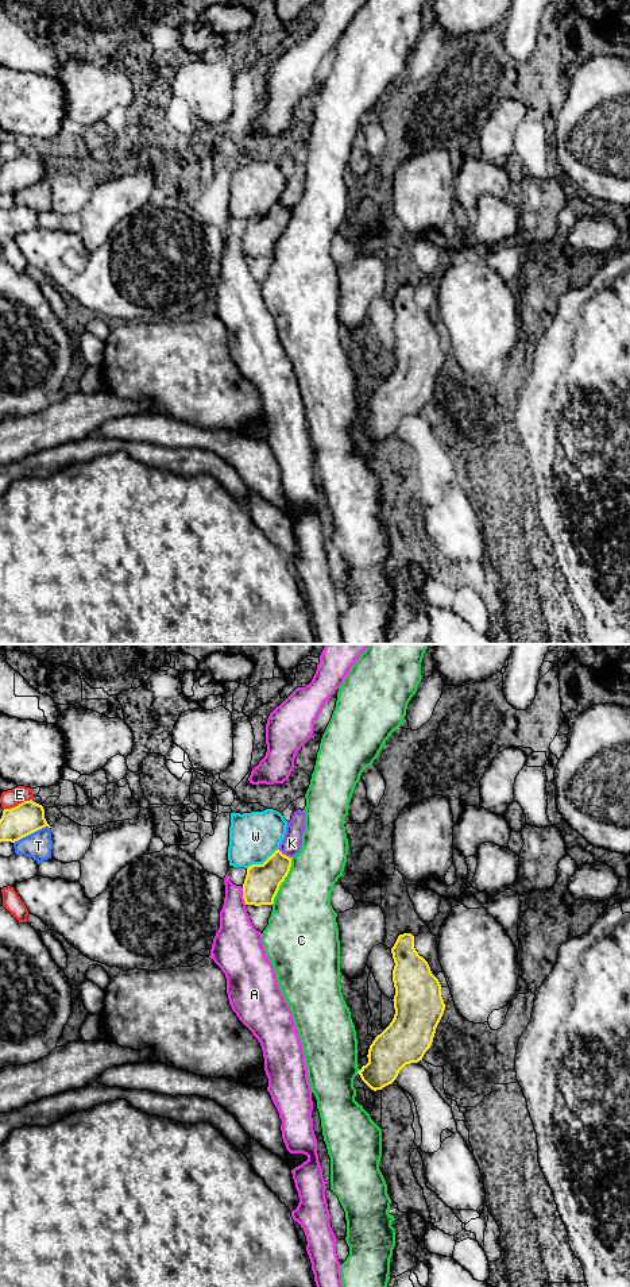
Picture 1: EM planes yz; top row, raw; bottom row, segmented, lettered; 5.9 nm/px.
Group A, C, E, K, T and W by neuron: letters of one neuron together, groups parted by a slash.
A C / E / K / T / W

